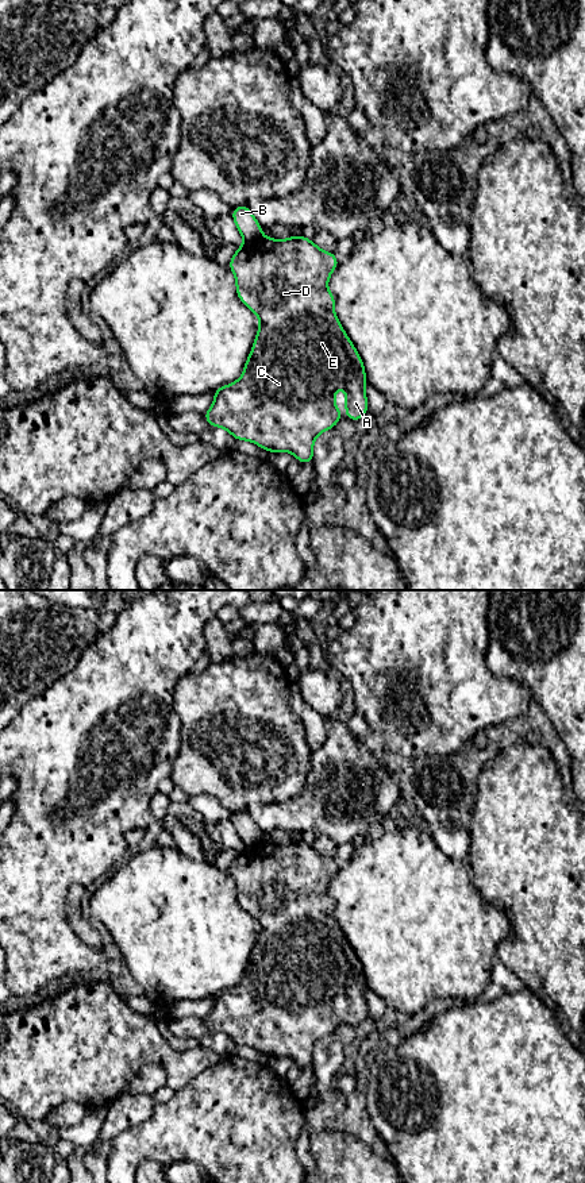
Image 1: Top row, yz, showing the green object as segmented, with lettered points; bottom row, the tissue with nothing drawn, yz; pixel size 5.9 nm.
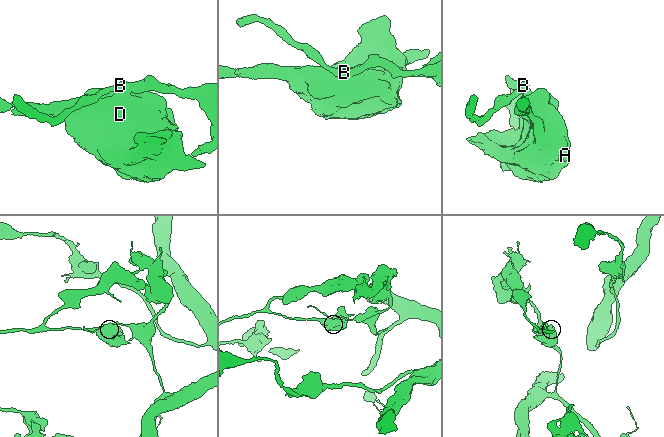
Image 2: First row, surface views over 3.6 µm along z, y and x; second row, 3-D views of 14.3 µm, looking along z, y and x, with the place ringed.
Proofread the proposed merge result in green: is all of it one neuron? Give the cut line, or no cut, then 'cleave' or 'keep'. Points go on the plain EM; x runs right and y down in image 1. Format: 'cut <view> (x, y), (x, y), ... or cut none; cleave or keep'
cut yz (260, 839), (245, 847); cleave

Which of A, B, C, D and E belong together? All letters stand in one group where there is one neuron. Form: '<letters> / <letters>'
A C D E / B

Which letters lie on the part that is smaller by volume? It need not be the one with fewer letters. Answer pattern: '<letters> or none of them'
A, C, D, E

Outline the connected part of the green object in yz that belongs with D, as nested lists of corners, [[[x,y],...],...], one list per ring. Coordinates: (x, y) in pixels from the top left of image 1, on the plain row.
[[[258,840],[236,855],[228,868],[235,880],[236,899],[258,921],[261,930],[242,982],[213,997],[213,1009],[204,1018],[209,1032],[222,1032],[235,1045],[253,1047],[269,1057],[288,1056],[300,1068],[307,1068],[313,1067],[315,1043],[342,1025],[334,1003],[340,991],[346,994],[349,1025],[355,1028],[367,1018],[363,967],[334,917],[335,902],[327,893],[328,883],[338,870],[334,858],[323,856],[303,840],[284,845]]]

